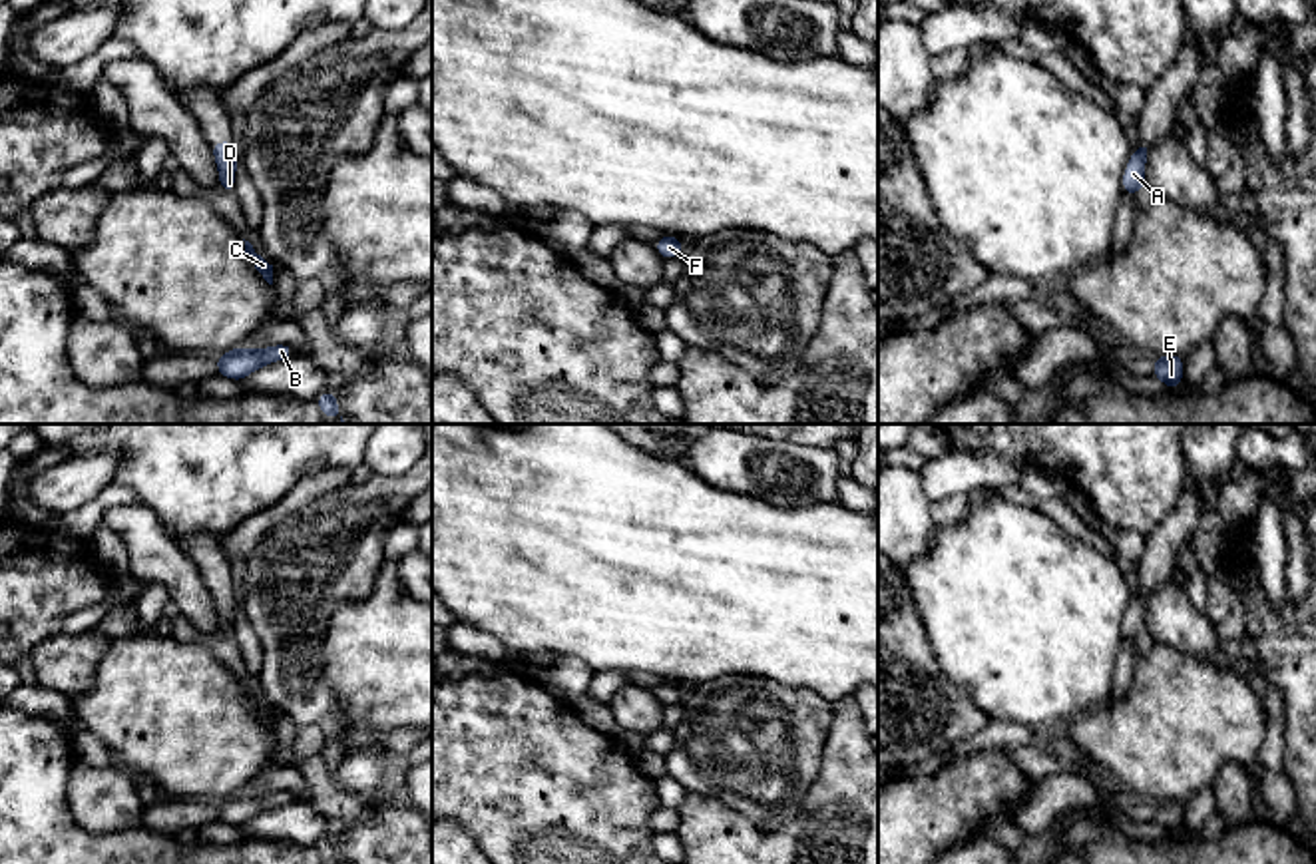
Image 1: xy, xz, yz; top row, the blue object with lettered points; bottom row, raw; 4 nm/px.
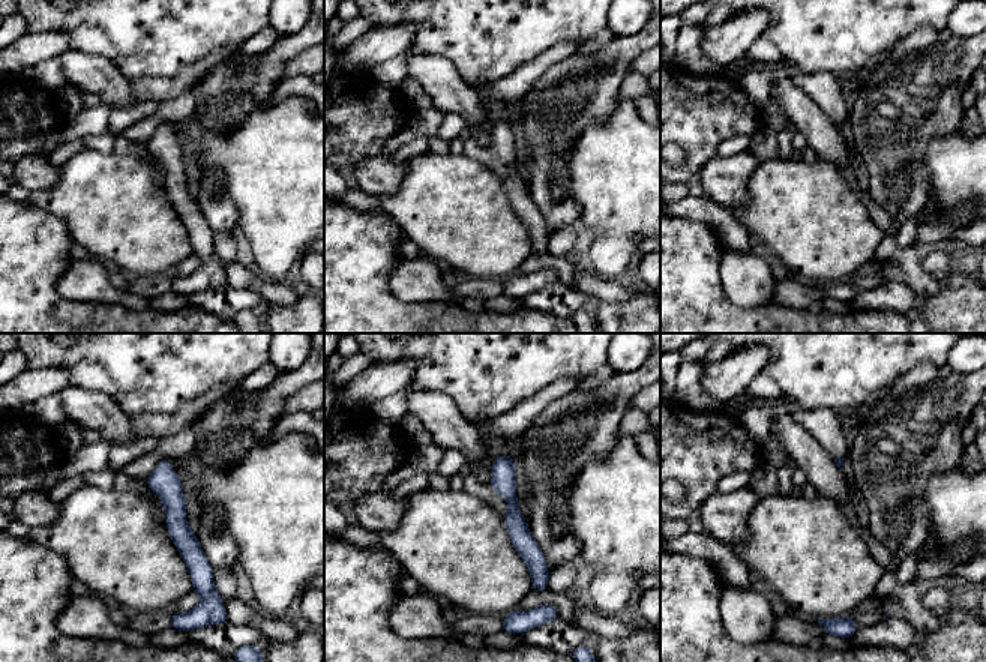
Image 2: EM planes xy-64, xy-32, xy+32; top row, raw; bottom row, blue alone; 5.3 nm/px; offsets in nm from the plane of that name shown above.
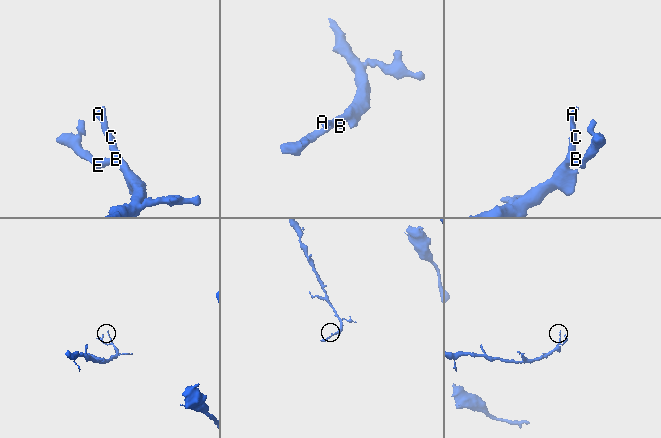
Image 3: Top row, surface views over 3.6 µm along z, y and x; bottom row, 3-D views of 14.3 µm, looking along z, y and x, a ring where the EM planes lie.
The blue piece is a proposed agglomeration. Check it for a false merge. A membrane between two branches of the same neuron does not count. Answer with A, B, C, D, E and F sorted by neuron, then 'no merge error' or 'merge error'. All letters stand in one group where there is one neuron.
A B C D E F; no merge error

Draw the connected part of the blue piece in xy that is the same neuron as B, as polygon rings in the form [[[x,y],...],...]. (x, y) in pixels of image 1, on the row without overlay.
[[[275,790],[257,796],[239,792],[217,802],[217,820],[233,826],[245,826],[253,816],[289,804],[293,798],[295,794],[291,790]]]

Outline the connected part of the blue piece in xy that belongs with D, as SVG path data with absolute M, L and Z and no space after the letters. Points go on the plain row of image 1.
M235 587L211 589L219 615L221 637L235 637L237 593Z

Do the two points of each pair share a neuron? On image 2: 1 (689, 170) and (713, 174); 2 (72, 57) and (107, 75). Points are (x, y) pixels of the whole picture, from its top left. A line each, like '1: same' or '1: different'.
1: different
2: same

